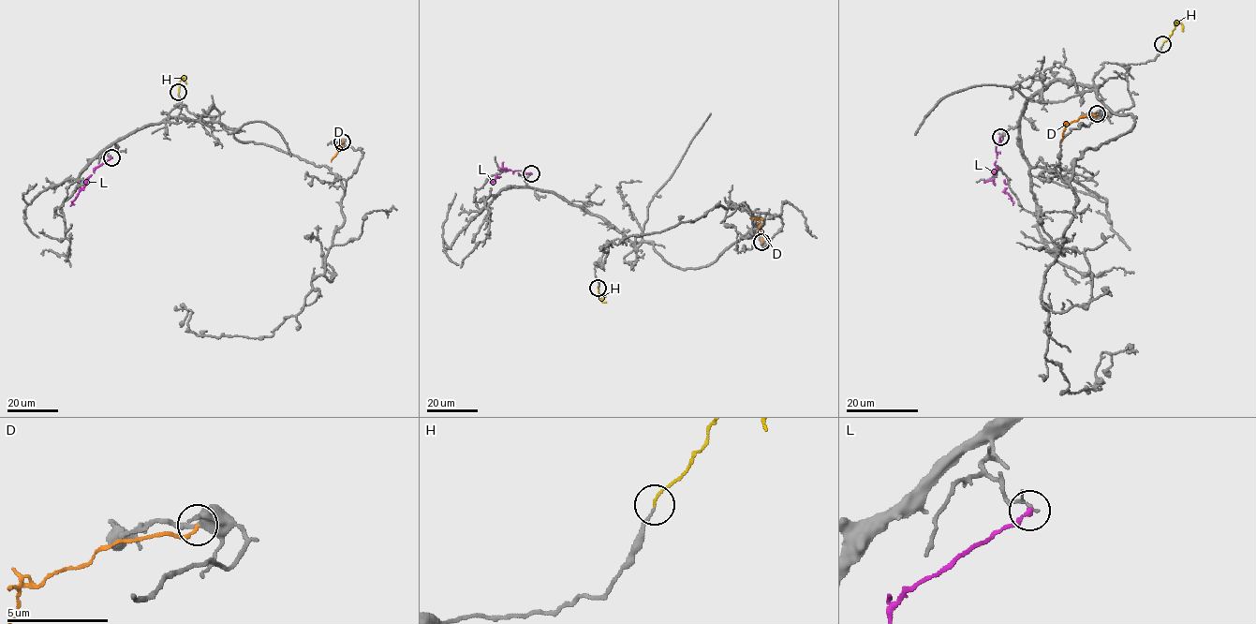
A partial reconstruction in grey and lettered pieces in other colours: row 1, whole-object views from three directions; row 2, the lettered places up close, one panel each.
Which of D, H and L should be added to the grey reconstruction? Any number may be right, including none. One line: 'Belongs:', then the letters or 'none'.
Belongs: H

